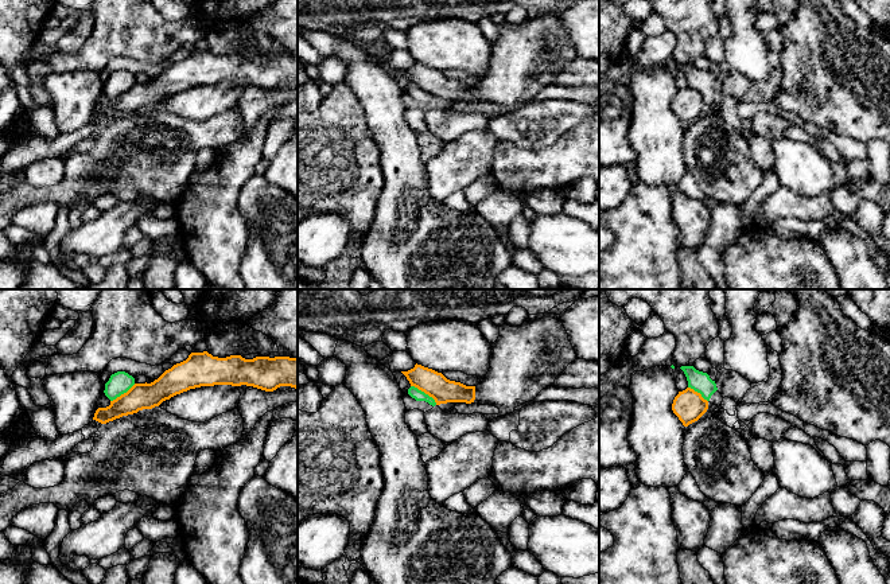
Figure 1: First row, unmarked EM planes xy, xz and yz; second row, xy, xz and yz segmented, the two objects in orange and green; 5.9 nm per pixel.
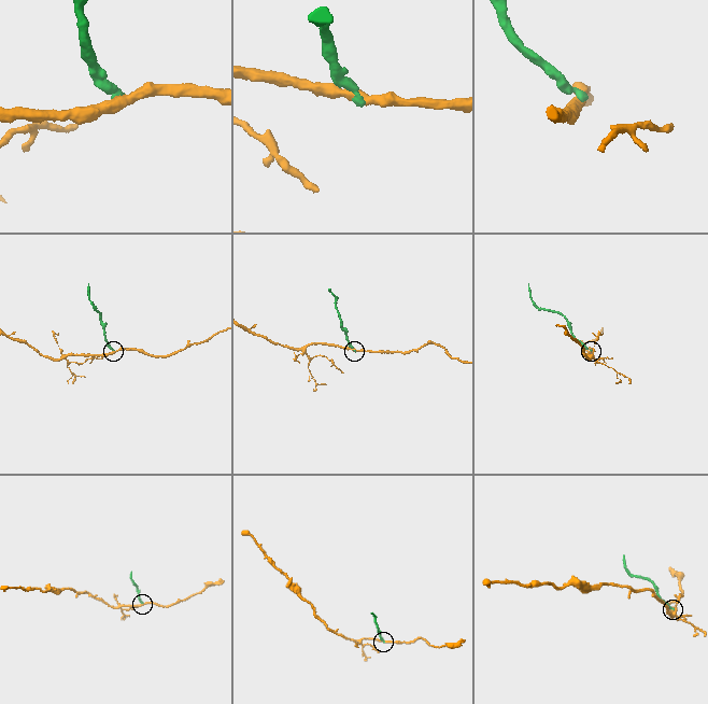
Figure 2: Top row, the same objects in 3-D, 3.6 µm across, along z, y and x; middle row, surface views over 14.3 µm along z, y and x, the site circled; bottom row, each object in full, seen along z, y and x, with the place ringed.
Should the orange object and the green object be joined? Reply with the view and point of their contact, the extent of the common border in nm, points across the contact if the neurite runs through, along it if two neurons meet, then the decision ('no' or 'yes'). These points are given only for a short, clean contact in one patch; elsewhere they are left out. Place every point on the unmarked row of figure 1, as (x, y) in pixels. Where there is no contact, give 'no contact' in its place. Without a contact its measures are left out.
meets orange in xz at (424, 90); contact 200 nm long; border along xz (411, 84), (427, 92), (436, 102); no

